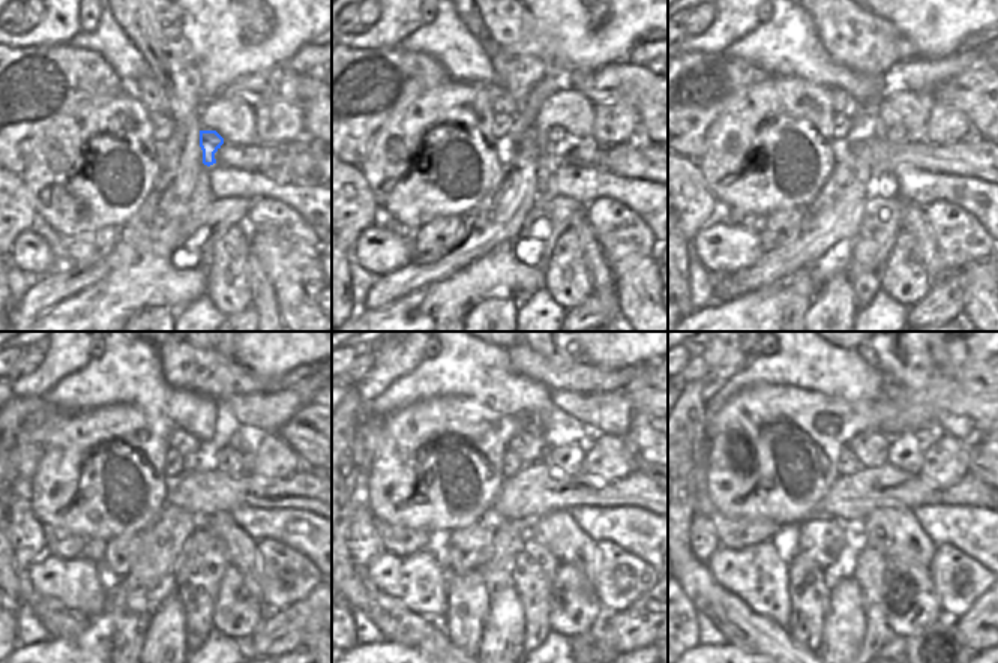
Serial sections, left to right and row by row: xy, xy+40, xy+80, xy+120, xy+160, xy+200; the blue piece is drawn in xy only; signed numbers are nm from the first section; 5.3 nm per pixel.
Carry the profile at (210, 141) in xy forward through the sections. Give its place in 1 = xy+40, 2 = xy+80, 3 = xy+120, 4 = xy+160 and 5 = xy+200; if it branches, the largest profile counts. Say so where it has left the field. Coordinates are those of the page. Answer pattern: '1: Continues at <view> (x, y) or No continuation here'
1: Continues at xy+40 (556, 134)
2: Continues at xy+80 (895, 134)
3: Continues at xy+120 (227, 459)
4: Continues at xy+160 (569, 458)
5: Continues at xy+200 (905, 453)

